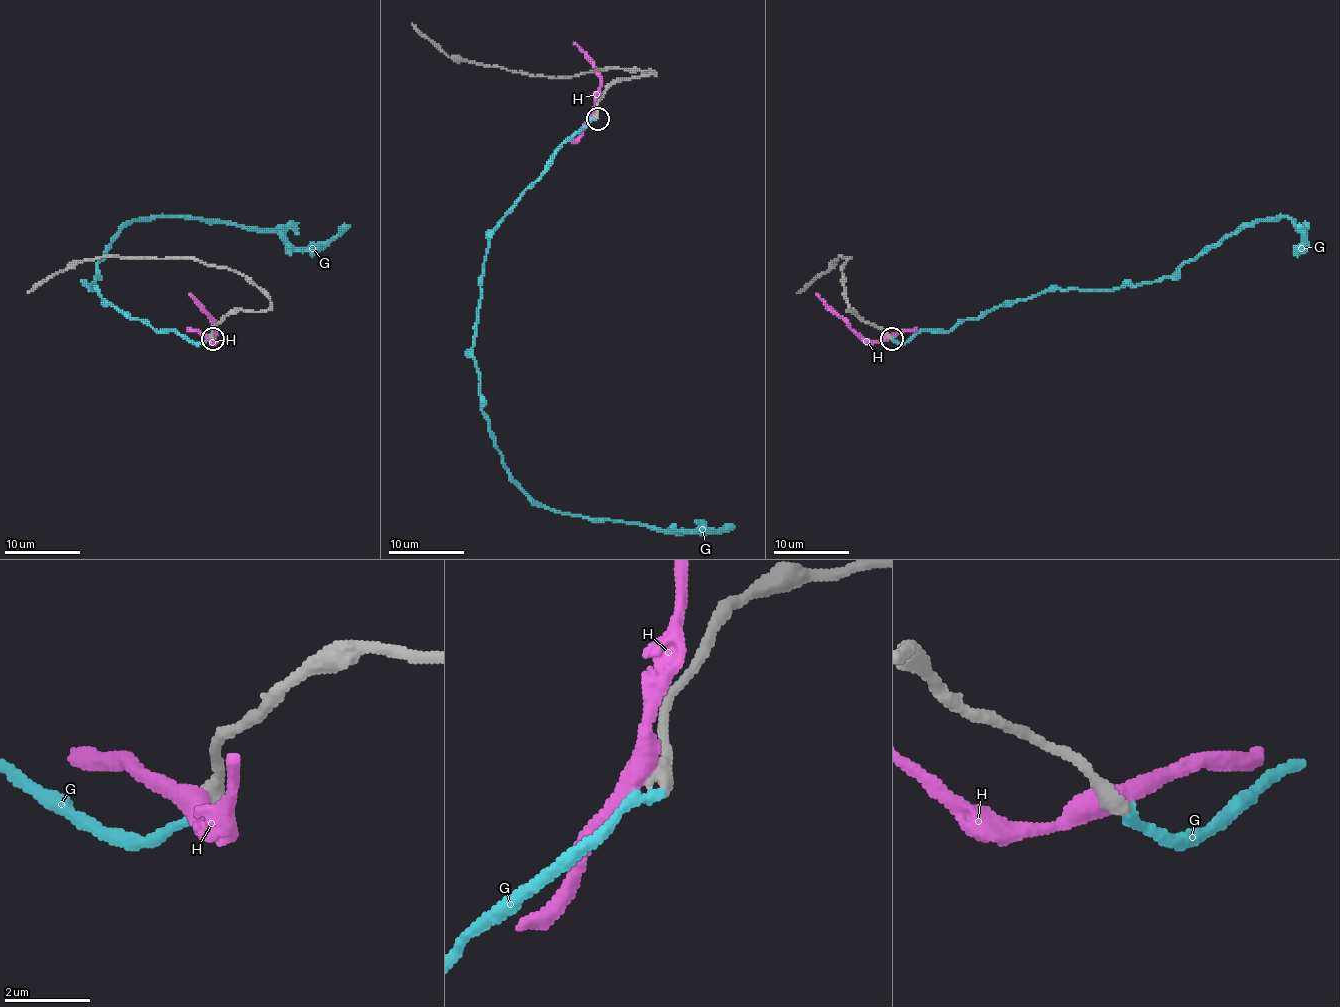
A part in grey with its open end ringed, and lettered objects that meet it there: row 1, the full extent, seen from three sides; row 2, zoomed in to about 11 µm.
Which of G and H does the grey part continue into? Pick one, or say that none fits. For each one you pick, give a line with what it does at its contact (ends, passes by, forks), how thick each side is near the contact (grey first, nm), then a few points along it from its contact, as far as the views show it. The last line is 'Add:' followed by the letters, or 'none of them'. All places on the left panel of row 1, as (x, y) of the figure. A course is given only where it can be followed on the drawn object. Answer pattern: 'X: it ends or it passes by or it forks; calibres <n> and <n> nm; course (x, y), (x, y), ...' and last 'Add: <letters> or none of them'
G: it ends; calibres 400 and 220 nm; course (211, 338), (154, 331), (88, 287), (124, 226), (196, 217), (323, 247), (350, 225)
Add: G

